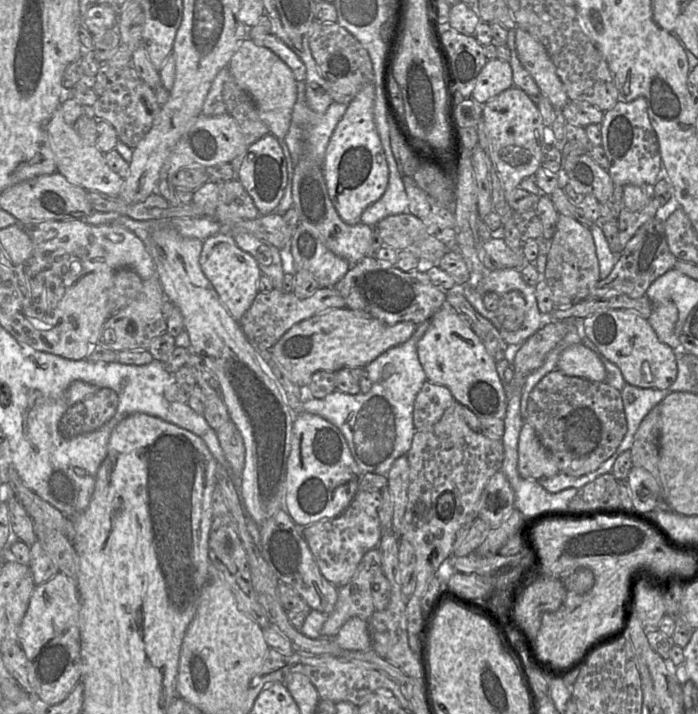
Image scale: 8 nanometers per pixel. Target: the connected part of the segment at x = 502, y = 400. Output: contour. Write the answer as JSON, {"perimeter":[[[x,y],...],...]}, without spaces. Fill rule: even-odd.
{"perimeter":[[[448,303],[430,318],[428,329],[417,342],[417,354],[429,382],[447,387],[456,402],[479,418],[504,419],[508,400],[496,361]]]}

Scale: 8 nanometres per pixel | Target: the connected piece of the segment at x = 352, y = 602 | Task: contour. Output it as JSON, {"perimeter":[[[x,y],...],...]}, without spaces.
{"perimeter":[[[379,548],[369,550],[362,558],[353,578],[338,590],[337,602],[321,630],[321,638],[333,638],[341,627],[351,618],[357,617],[367,622],[375,612],[371,595],[371,584],[375,575],[382,570]]]}

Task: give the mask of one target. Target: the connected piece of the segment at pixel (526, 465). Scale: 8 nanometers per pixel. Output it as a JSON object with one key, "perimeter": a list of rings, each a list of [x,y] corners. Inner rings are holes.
{"perimeter":[[[528,422],[523,423],[519,435],[518,472],[527,480],[547,479],[559,473],[554,459]]]}

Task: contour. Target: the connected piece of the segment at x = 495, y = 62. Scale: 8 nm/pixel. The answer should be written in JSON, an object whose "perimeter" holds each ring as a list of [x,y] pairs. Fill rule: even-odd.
{"perimeter":[[[498,58],[491,59],[487,61],[477,77],[472,98],[483,105],[512,86],[513,76],[510,63]]]}

